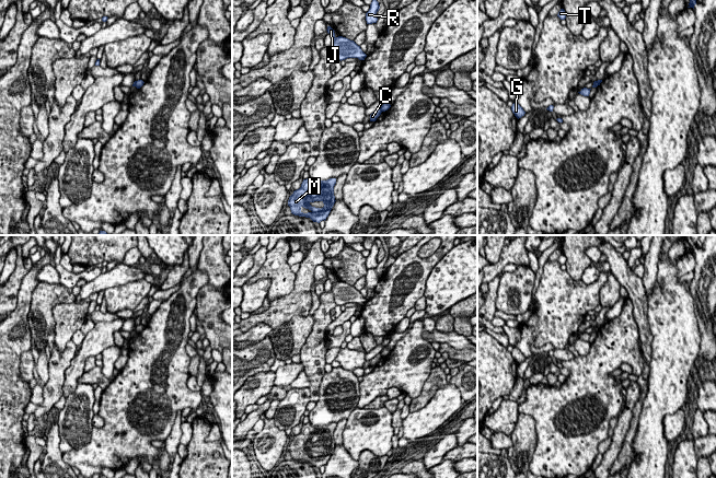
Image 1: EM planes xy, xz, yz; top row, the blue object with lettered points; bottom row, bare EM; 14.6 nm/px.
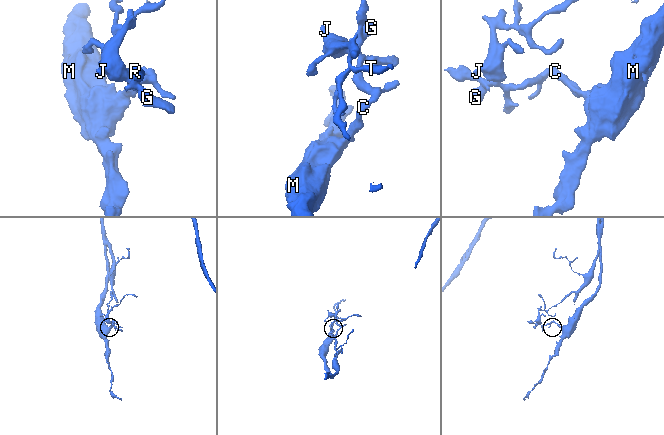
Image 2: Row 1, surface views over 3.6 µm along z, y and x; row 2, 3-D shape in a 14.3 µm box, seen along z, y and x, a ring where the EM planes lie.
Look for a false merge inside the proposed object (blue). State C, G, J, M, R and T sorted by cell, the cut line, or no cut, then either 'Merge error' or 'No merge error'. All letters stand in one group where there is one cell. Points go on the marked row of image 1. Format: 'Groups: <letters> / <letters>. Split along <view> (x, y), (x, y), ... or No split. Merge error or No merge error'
Groups: C M / G J R T. Split along xy (136, 81), (134, 85). Merge error

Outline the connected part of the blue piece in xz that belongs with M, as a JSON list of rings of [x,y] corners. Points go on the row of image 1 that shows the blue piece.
[[[336,178],[312,182],[303,179],[301,187],[289,197],[288,206],[291,213],[299,217],[310,218],[320,223],[328,217],[334,203],[334,186]]]

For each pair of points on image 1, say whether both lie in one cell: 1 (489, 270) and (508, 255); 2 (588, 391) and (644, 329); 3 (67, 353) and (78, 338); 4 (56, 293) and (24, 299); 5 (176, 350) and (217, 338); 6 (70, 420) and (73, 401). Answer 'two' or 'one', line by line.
1: one
2: two
3: two
4: two
5: two
6: one

